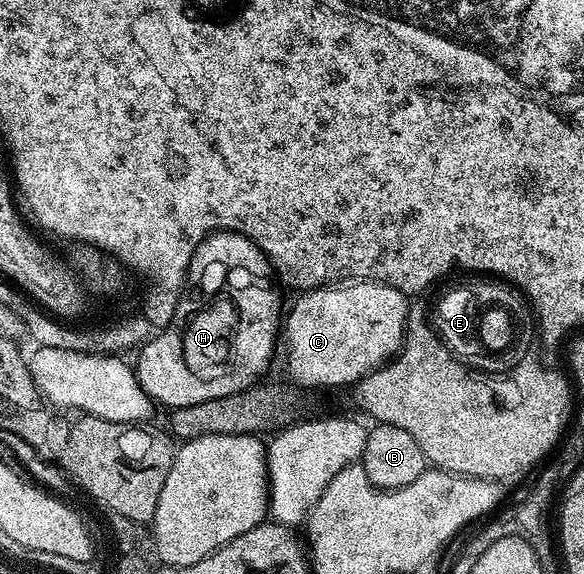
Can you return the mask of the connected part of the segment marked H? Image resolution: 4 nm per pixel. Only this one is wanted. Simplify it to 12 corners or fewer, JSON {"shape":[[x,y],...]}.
{"shape":[[201,241],[138,349],[167,410],[246,392],[281,336],[256,253]]}

